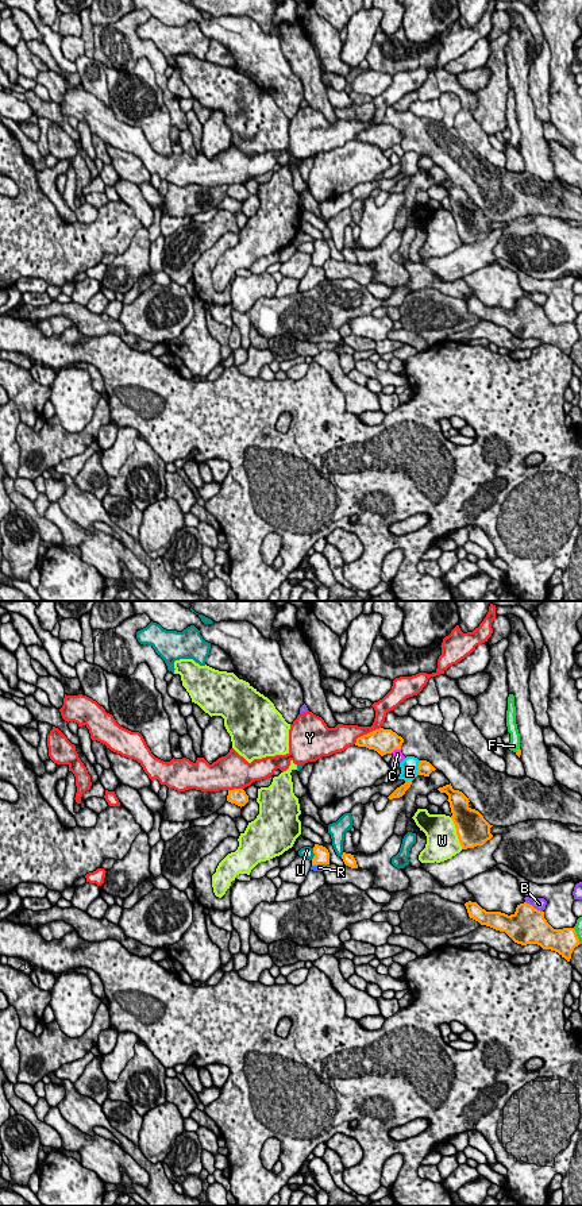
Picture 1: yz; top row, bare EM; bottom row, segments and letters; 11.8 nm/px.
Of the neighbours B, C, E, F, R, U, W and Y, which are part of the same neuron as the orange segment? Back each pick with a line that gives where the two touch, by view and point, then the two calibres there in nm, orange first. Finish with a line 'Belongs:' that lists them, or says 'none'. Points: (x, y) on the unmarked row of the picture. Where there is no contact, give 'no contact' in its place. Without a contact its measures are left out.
R: meets orange in yz at (319, 258); 190 nm thick on the orange side, 90 nm on the other
Belongs: R

